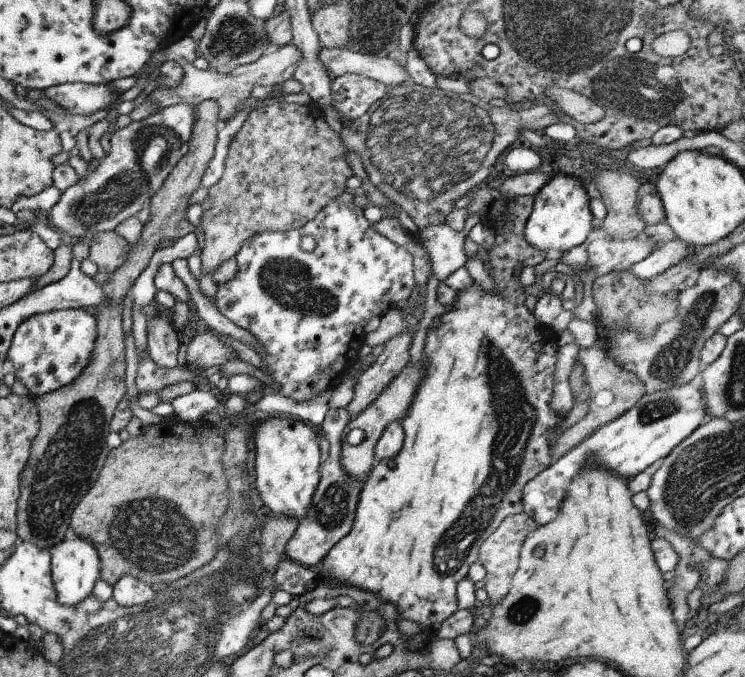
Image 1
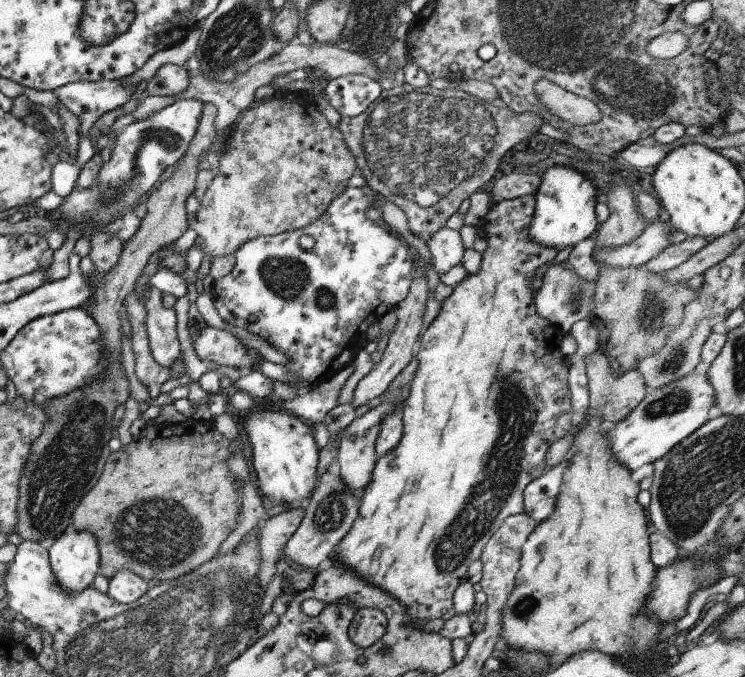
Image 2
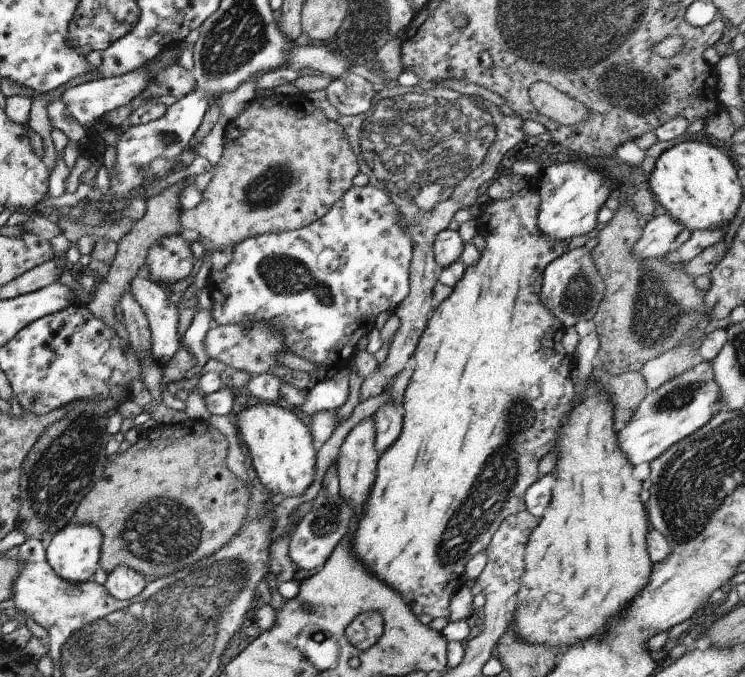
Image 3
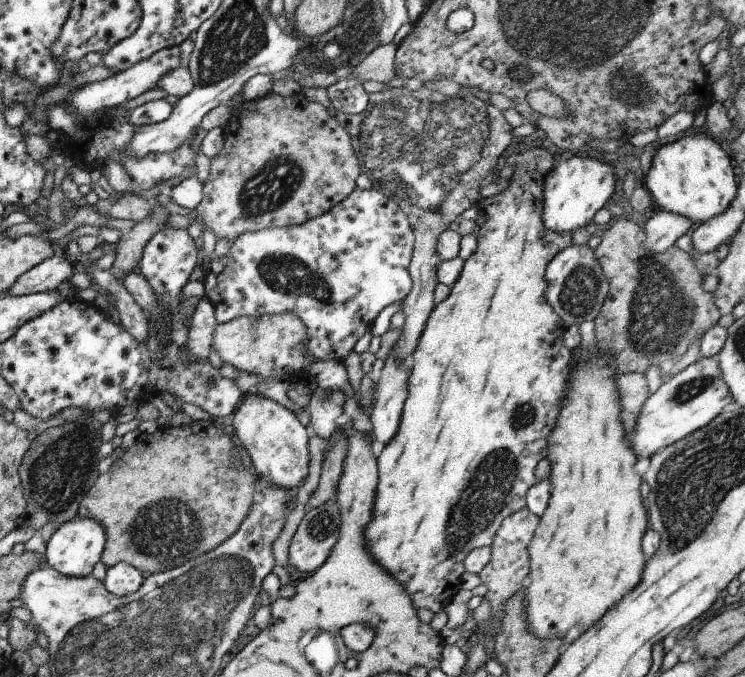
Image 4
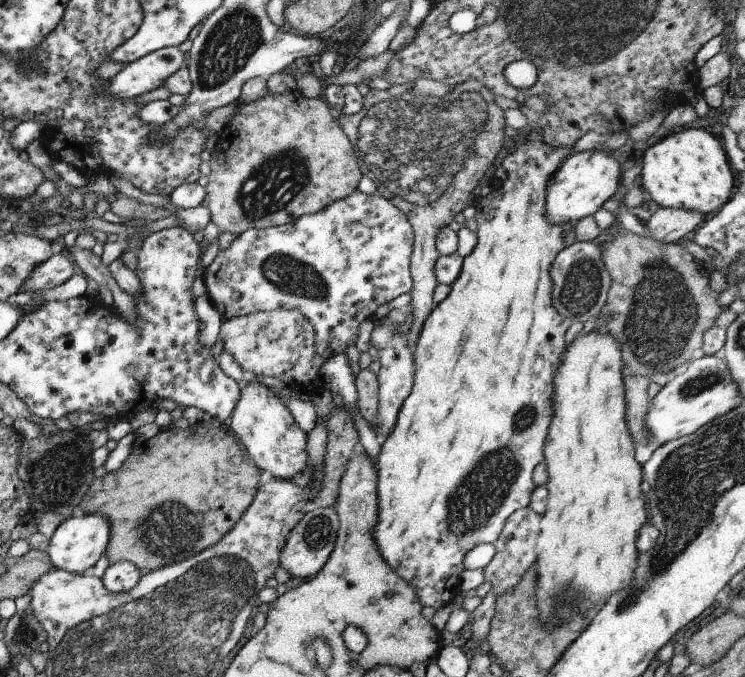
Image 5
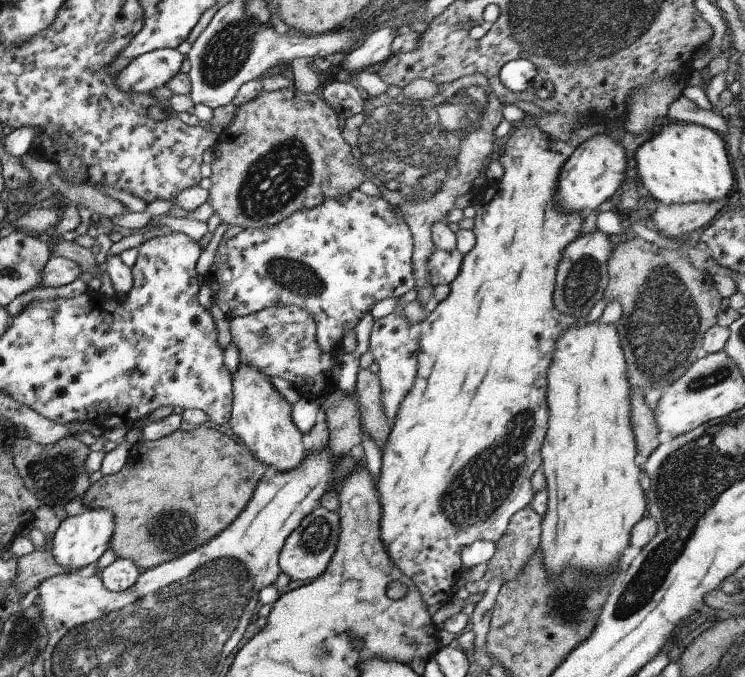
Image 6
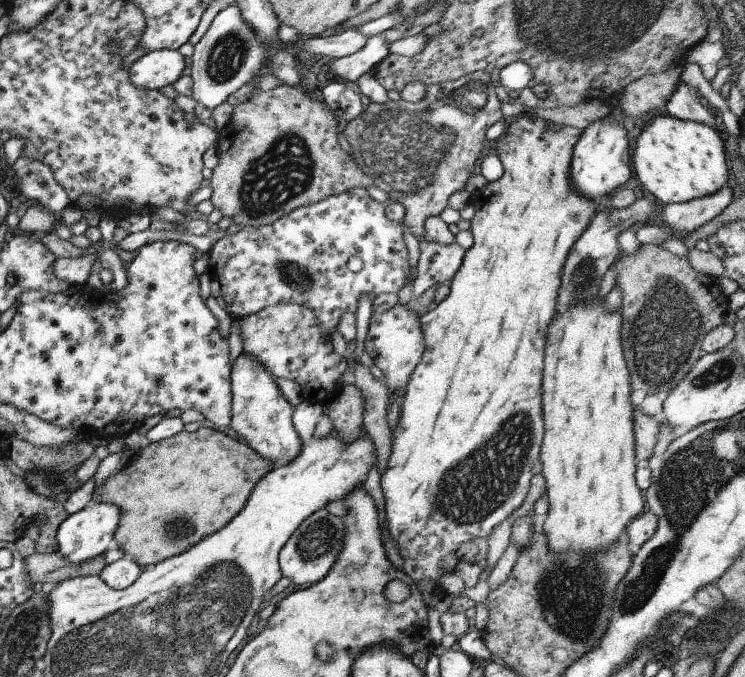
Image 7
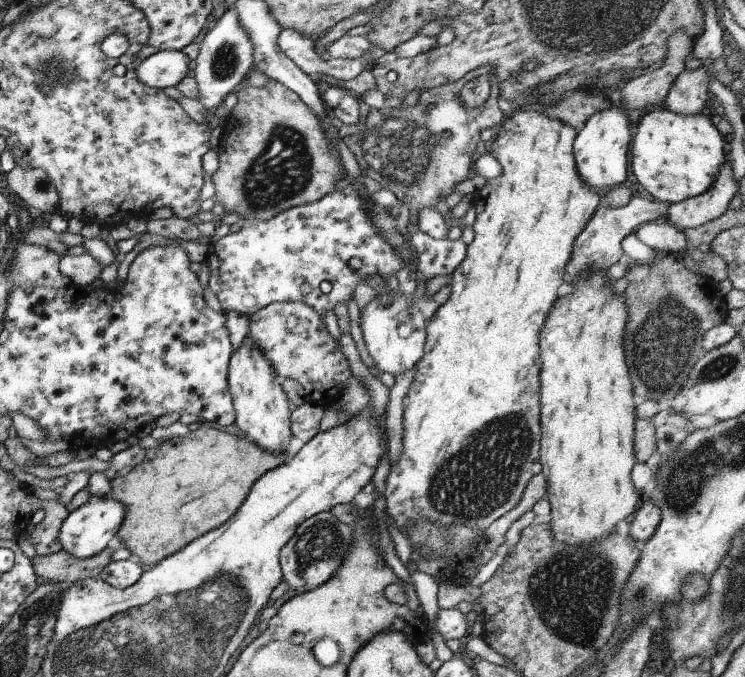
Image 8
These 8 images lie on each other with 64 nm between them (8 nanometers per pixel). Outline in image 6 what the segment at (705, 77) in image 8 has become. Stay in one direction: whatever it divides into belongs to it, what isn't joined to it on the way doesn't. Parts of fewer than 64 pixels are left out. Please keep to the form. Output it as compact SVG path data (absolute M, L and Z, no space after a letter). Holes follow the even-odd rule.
M682 93L669 104L667 114L662 123L666 123L667 121L703 125L718 133L724 141L726 141L726 135L729 132L727 130L725 117L721 118L717 115L715 109L704 110L697 107L697 105Z

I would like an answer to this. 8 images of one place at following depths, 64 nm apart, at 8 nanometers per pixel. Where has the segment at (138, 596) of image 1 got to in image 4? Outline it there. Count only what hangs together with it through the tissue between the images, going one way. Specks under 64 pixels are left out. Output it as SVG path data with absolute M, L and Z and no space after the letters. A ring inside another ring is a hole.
M118 562L107 567L101 581L105 590L115 596L125 596L135 592L142 583L144 575L126 562Z

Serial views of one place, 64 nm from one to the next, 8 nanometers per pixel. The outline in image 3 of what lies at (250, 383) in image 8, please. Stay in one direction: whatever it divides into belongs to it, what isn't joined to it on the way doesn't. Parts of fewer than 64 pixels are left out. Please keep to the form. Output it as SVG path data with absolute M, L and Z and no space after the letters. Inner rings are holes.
M267 401L245 406L236 418L238 438L247 447L256 476L270 495L282 499L303 494L313 480L316 453L306 421Z

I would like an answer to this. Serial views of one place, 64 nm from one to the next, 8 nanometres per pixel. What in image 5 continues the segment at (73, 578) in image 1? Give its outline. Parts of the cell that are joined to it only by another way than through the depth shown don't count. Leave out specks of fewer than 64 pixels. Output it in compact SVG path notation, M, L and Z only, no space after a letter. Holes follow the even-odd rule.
M78 513L63 519L61 524L53 531L48 539L46 553L53 563L54 568L70 573L83 572L85 568L95 564L107 548L109 540L108 520L99 513Z

